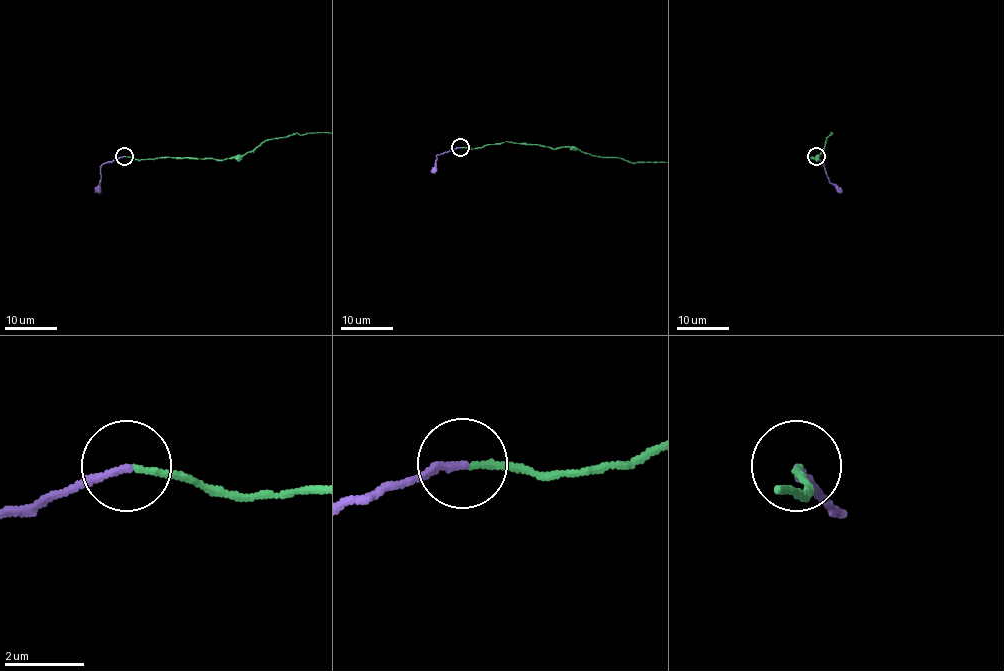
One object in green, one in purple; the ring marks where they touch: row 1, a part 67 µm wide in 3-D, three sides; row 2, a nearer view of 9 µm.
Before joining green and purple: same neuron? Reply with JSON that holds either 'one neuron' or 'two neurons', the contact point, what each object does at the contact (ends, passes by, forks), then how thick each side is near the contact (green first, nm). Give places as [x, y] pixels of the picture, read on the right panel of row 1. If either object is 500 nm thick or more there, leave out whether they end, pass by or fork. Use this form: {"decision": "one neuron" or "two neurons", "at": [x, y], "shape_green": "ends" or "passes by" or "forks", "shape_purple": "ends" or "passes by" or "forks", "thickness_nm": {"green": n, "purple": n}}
{"decision": "one neuron", "at": [816, 156], "shape_green": "ends", "shape_purple": "ends", "thickness_nm": {"green": 160, "purple": 200}}

